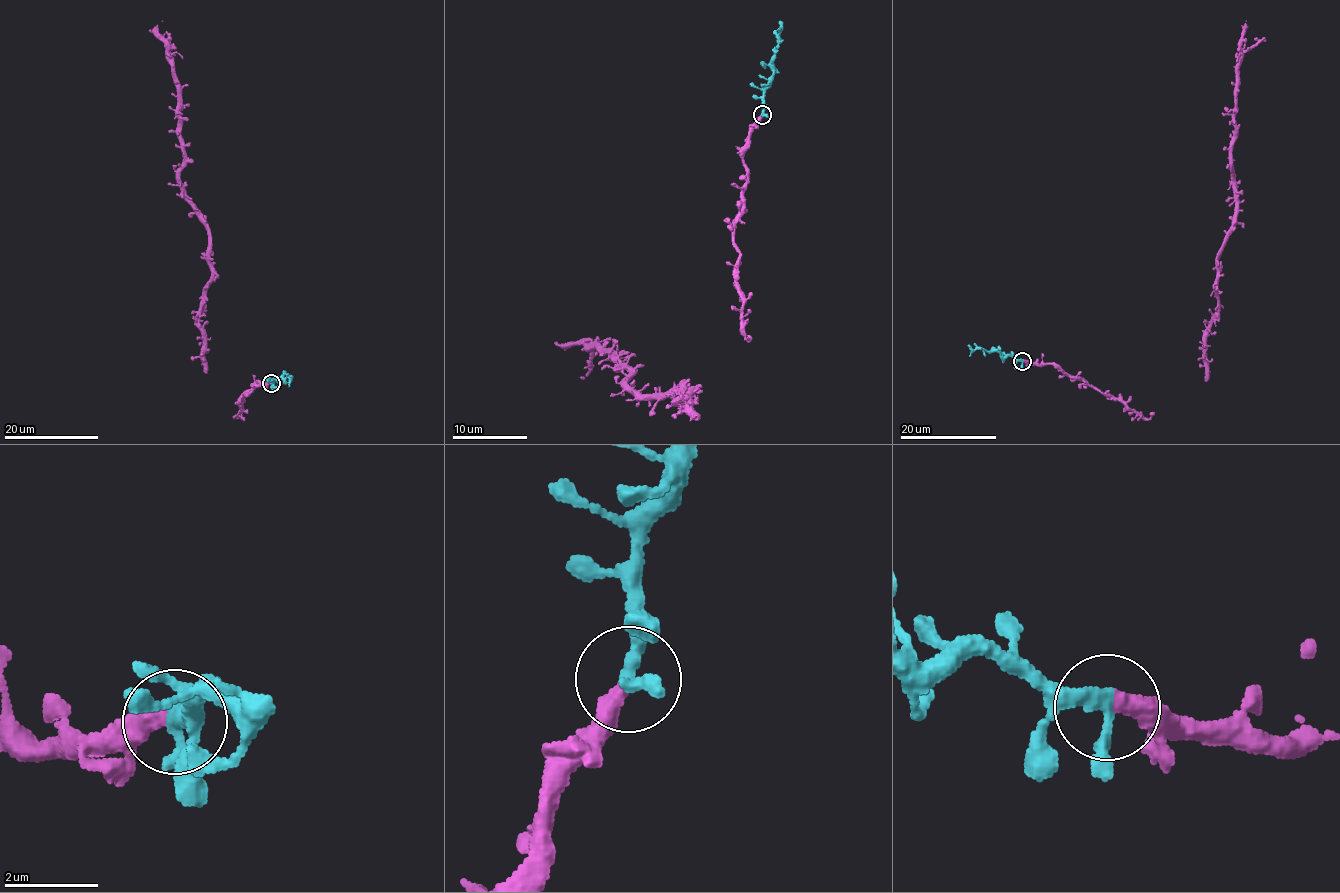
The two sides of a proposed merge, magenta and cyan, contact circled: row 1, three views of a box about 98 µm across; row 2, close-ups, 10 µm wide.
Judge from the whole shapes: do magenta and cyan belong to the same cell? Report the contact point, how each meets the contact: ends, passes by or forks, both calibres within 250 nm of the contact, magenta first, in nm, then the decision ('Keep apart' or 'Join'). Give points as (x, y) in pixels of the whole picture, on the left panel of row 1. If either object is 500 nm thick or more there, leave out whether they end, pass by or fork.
Place: (271, 383). At the ring magenta ends. At the ring cyan passes by. Thickness 400 nm (magenta) against 280 nm. Join

